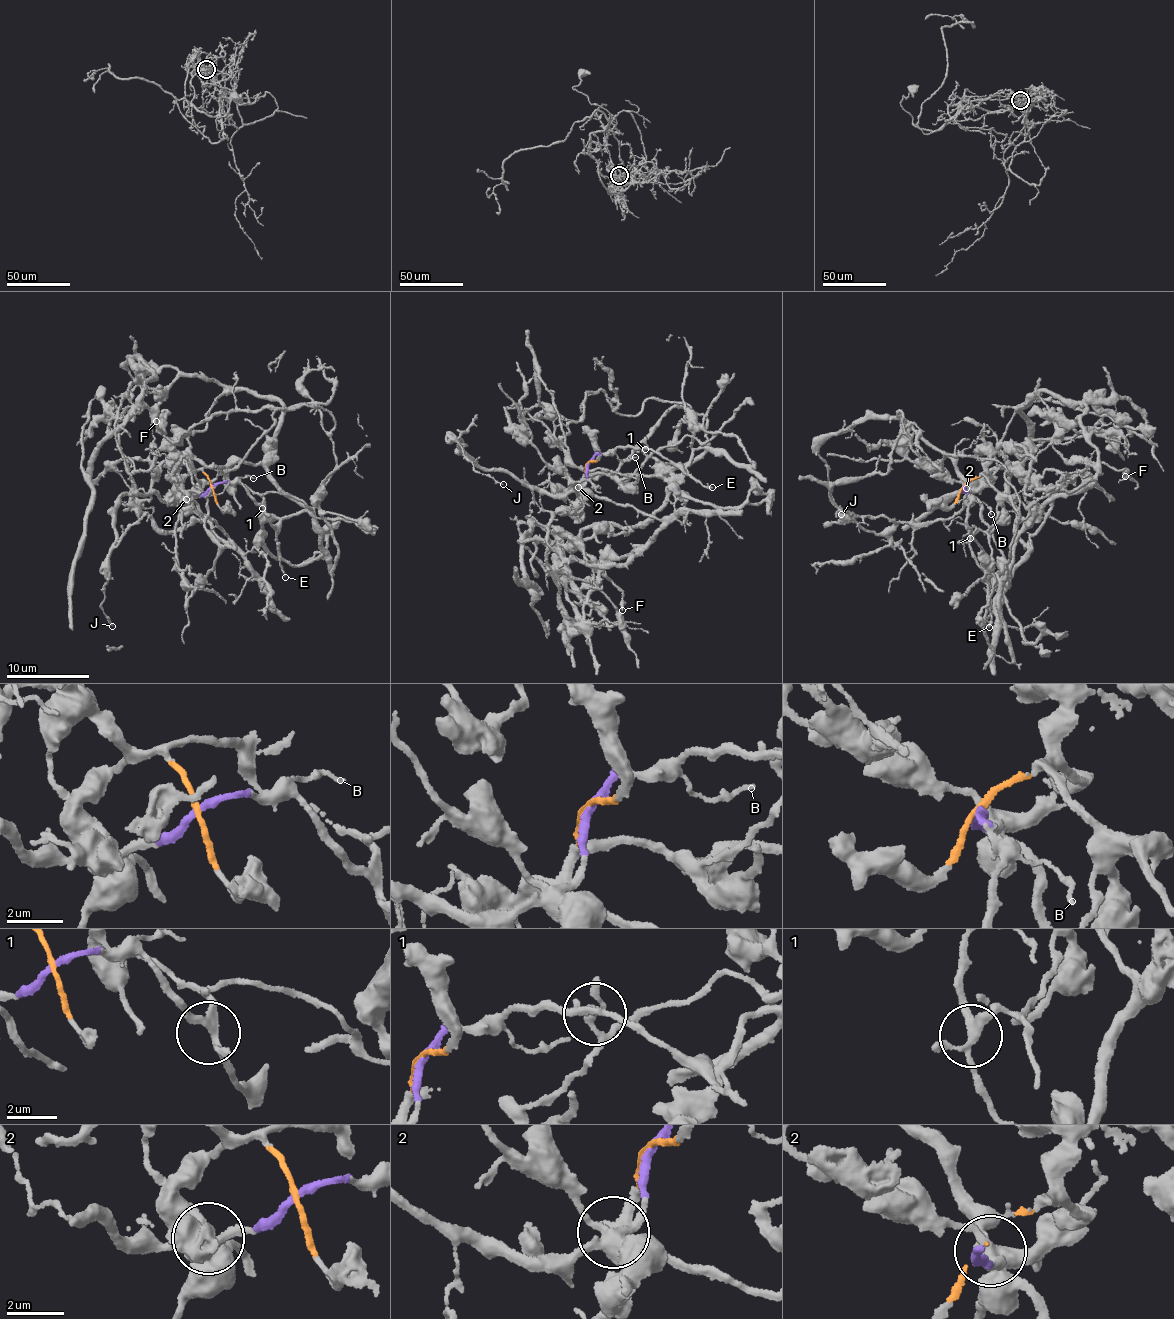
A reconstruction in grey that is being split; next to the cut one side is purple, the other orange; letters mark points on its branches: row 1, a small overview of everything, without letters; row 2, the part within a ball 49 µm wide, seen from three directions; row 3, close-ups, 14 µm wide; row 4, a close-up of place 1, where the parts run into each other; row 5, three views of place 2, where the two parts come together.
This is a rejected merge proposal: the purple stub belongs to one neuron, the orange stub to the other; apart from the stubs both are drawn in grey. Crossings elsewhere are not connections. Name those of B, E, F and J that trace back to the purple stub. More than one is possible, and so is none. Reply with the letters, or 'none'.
B, E, J

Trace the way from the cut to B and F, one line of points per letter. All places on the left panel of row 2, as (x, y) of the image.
B: (210, 486), (254, 477)
F: (210, 486), (175, 449), (133, 467), (120, 418), (145, 408), (161, 431), (165, 410), (156, 422)

